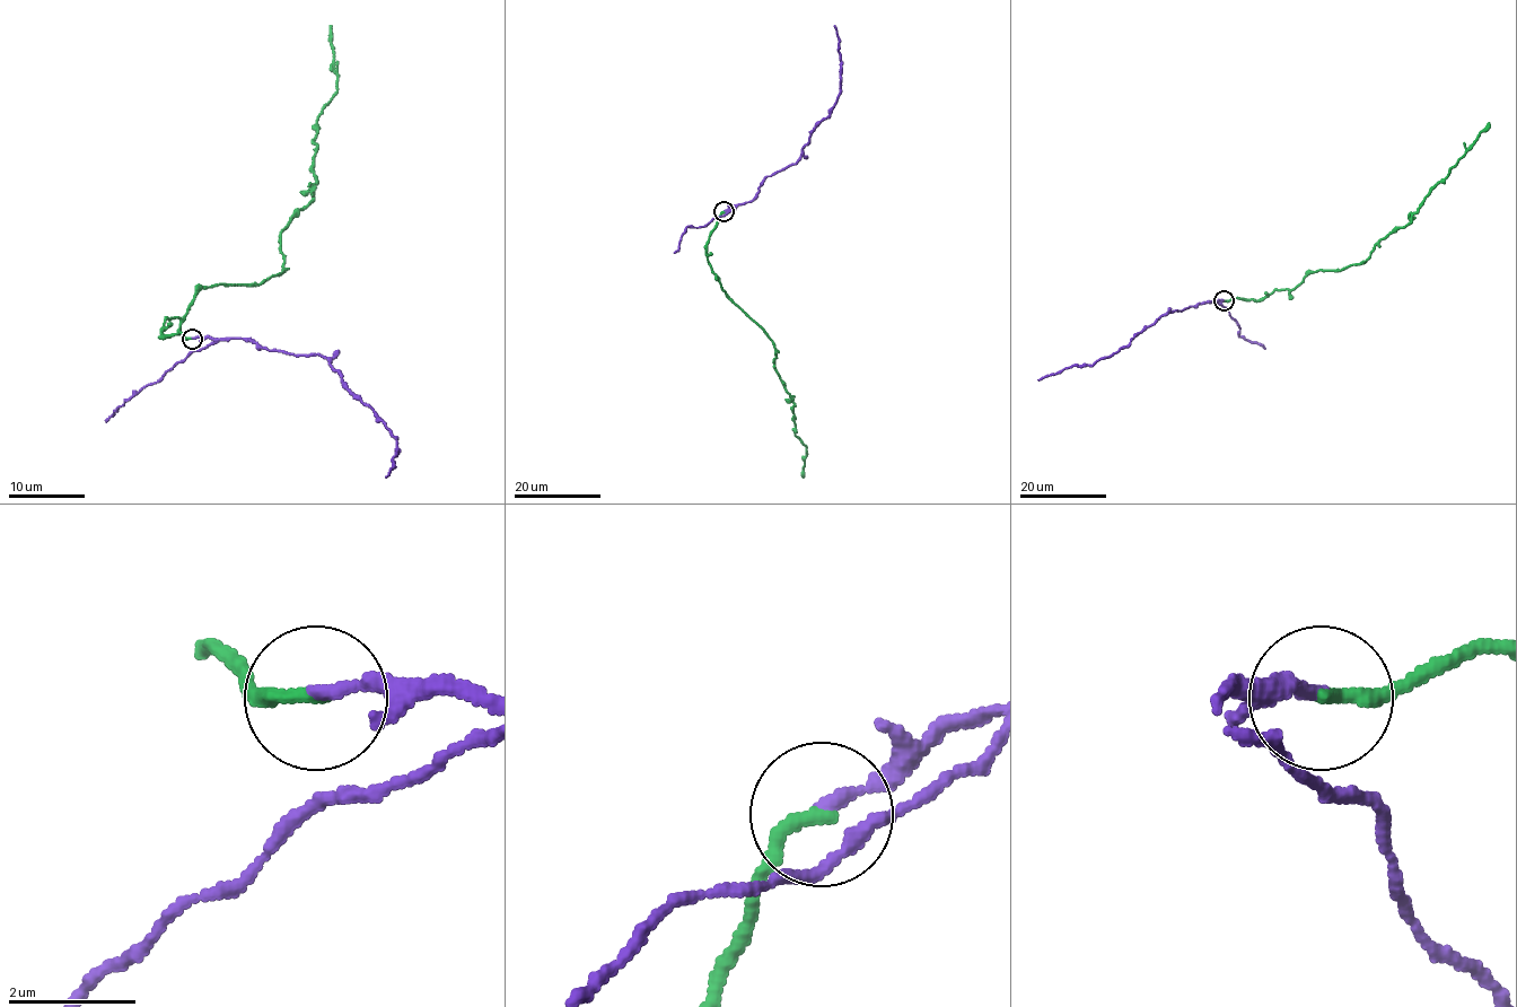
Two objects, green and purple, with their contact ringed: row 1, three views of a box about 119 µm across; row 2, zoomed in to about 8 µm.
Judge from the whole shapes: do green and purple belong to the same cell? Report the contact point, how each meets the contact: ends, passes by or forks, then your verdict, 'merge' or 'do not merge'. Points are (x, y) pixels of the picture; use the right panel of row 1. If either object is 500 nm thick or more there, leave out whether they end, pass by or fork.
(1224, 300) | green ends | purple ends | merge

